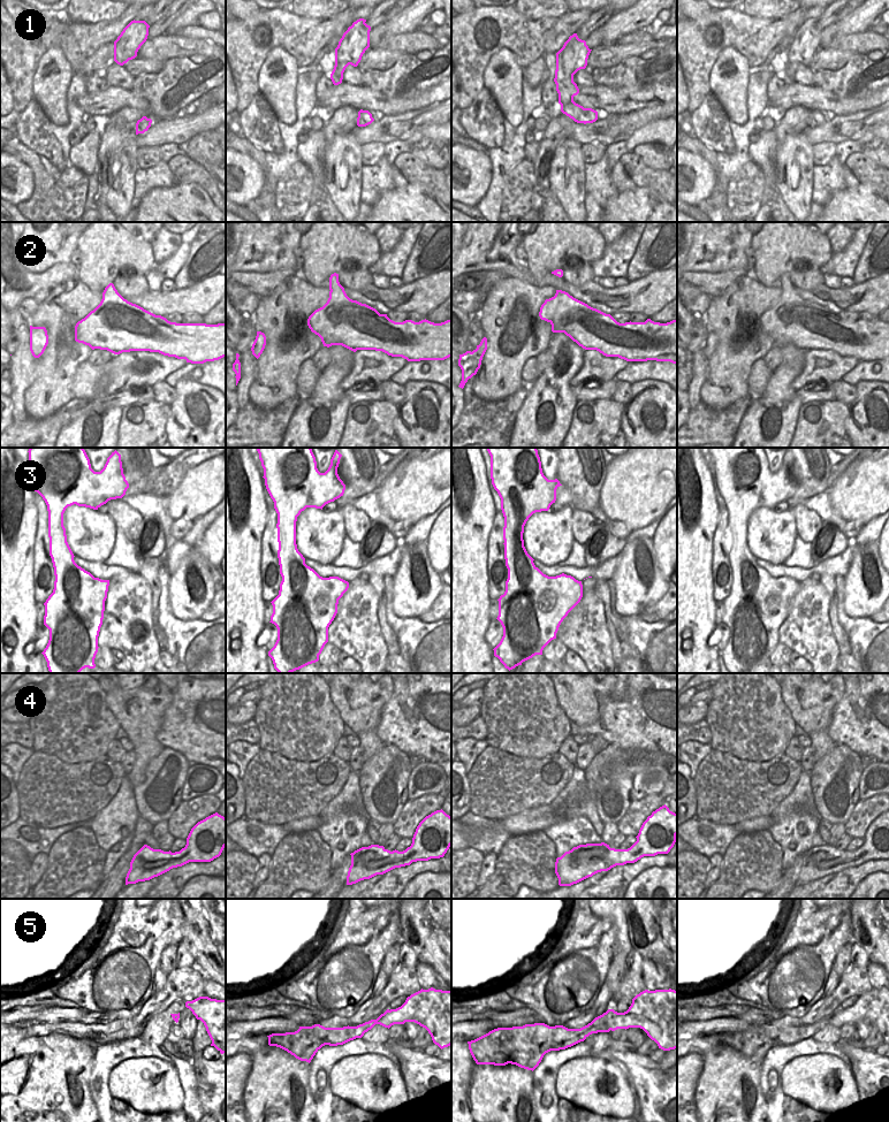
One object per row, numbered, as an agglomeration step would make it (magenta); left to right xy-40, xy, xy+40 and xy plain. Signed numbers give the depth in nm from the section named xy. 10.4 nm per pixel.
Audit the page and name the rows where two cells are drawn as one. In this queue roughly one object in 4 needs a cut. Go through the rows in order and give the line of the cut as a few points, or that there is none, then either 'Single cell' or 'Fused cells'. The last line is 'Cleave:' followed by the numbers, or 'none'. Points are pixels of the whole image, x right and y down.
1: No split. Single cell
2: No split. Single cell
3: No split. Single cell
4: No split. Single cell
5: Split along xy+40 (605, 1013), (607, 1025), (610, 1029). Fused cells
Cleave: 5

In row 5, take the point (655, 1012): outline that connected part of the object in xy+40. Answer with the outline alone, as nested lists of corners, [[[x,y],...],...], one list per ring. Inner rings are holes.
[[[645,990],[632,999],[624,1013],[614,1009],[606,1012],[608,1028],[640,1028],[654,1040],[659,1048],[670,1051],[677,1048],[677,991]]]

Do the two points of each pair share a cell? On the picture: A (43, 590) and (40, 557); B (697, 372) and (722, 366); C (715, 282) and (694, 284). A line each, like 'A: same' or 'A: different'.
A: same
B: different
C: same

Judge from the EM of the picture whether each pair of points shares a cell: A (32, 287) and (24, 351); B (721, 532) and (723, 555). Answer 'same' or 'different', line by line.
A: same
B: same

